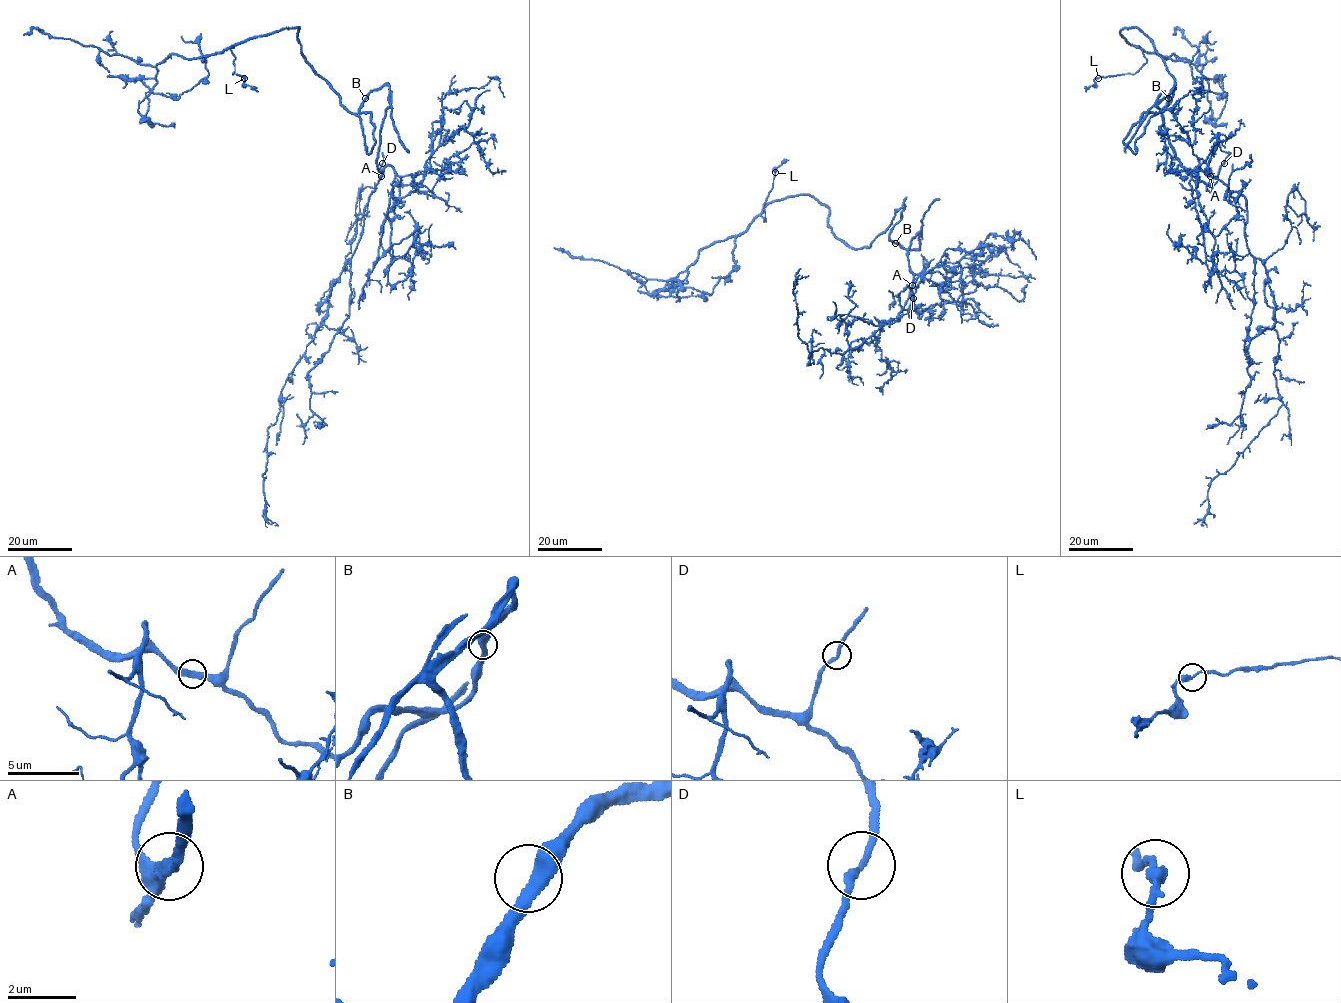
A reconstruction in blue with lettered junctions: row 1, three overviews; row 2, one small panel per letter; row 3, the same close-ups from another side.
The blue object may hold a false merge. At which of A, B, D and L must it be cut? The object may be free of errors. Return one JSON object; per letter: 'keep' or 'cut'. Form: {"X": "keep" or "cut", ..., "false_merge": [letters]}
{"A": "keep", "B": "keep", "D": "keep", "L": "keep", "false_merge": []}

